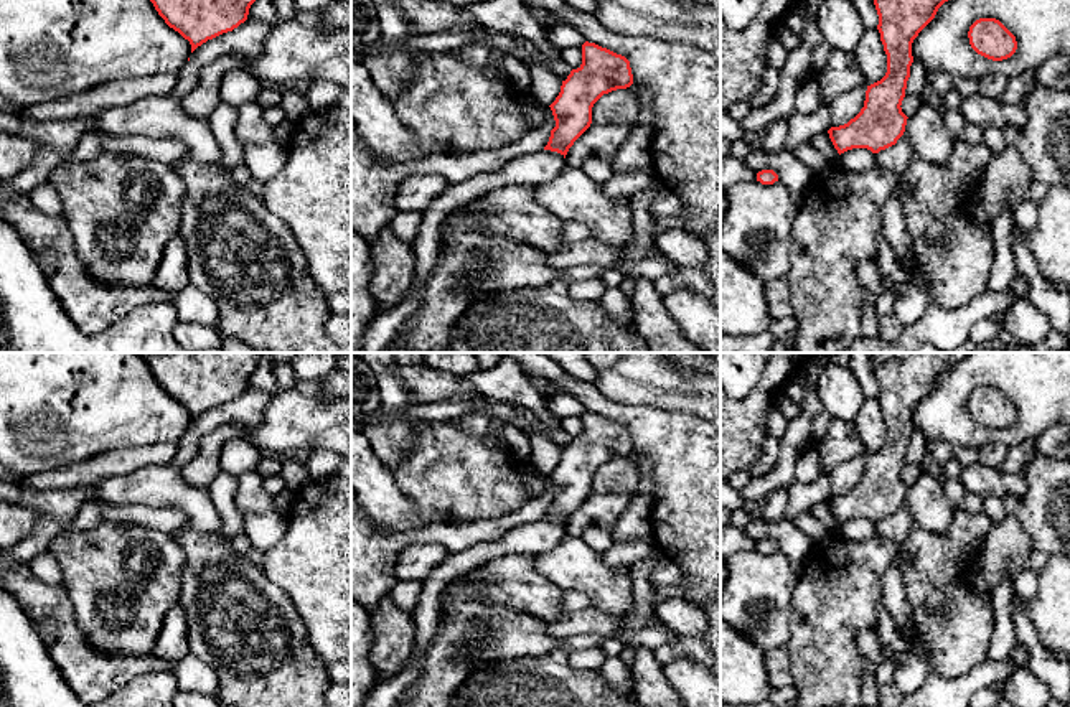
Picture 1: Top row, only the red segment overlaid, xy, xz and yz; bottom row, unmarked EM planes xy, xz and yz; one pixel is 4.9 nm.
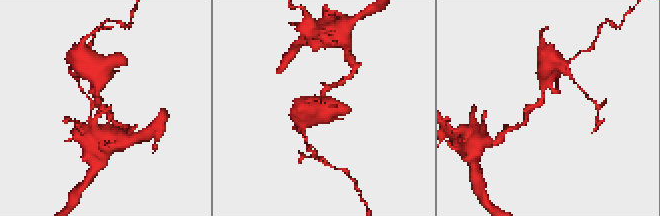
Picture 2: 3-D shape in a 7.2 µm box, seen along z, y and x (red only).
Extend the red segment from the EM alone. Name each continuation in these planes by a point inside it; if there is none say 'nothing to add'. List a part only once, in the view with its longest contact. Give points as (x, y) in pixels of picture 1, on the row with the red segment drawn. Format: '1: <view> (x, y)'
nothing to add

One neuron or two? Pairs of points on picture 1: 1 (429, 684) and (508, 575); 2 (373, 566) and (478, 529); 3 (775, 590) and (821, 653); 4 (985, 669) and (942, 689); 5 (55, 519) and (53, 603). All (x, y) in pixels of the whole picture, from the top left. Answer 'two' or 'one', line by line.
1: two
2: one
3: two
4: one
5: two

